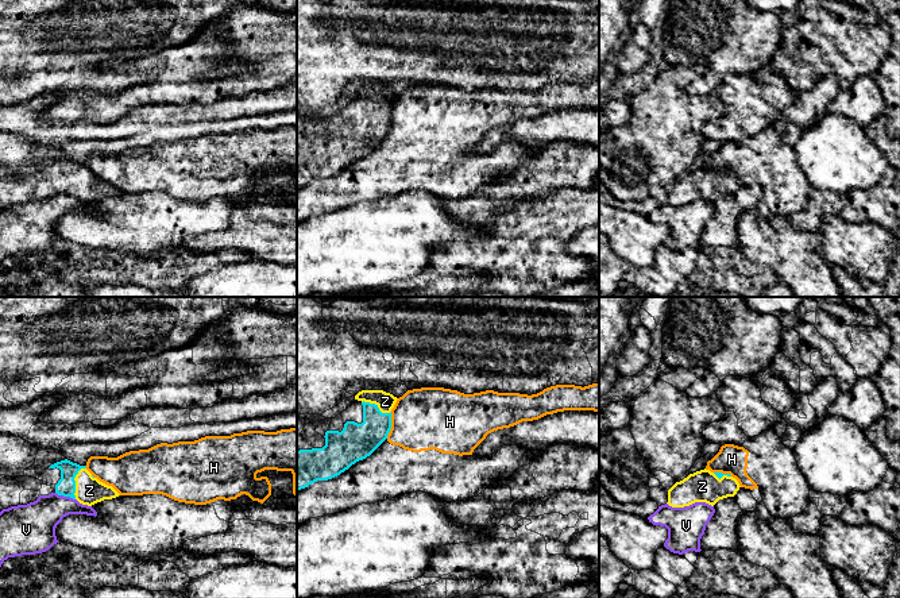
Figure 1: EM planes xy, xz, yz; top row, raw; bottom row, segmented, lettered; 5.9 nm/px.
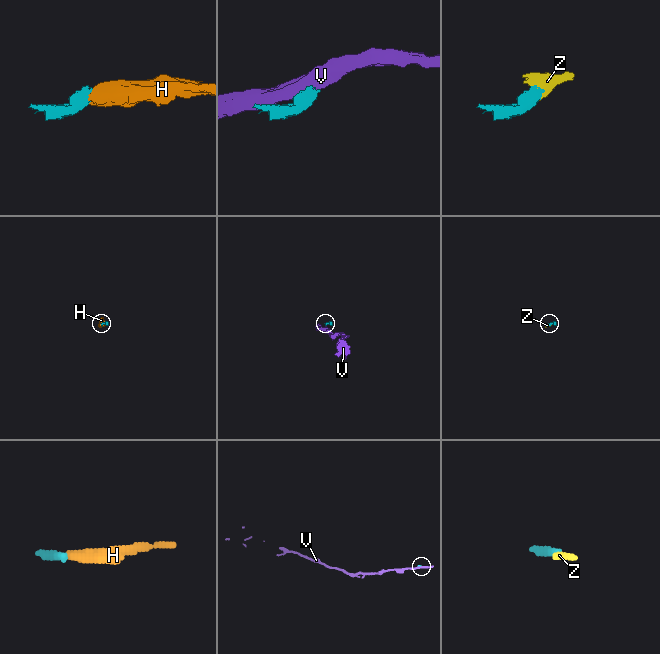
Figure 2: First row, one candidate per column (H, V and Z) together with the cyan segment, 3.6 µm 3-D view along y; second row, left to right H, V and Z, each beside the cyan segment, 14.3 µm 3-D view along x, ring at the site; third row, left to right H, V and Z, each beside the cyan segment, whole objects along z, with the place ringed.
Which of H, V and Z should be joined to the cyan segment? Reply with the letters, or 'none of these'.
Z

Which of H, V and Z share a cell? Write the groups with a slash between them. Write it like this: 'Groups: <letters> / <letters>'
Groups: H / V / Z

